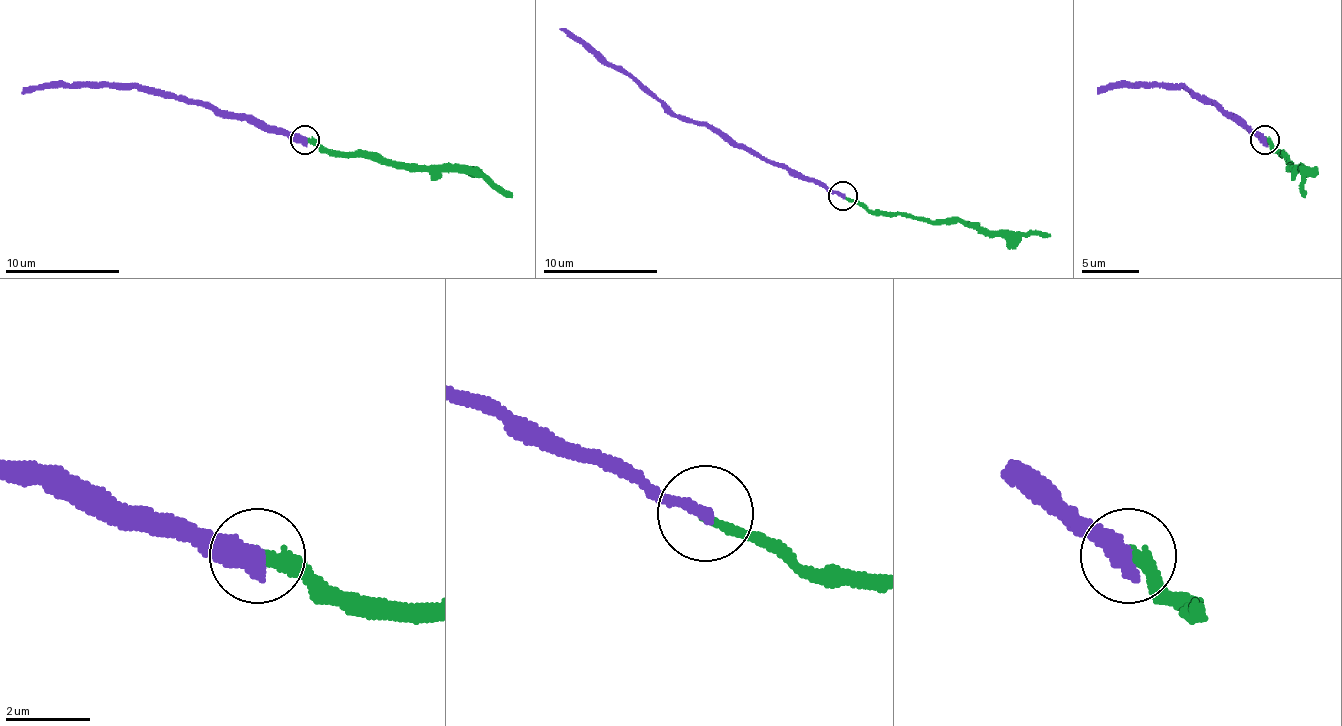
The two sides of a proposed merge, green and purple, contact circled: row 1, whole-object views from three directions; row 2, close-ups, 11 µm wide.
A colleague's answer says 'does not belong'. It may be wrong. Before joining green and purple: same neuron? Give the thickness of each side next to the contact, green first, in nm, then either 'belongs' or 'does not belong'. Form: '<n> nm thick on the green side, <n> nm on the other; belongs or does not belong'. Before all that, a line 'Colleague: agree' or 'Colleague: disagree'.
Colleague: agree
240 nm thick on the green side, 400 nm on the other; does not belong

